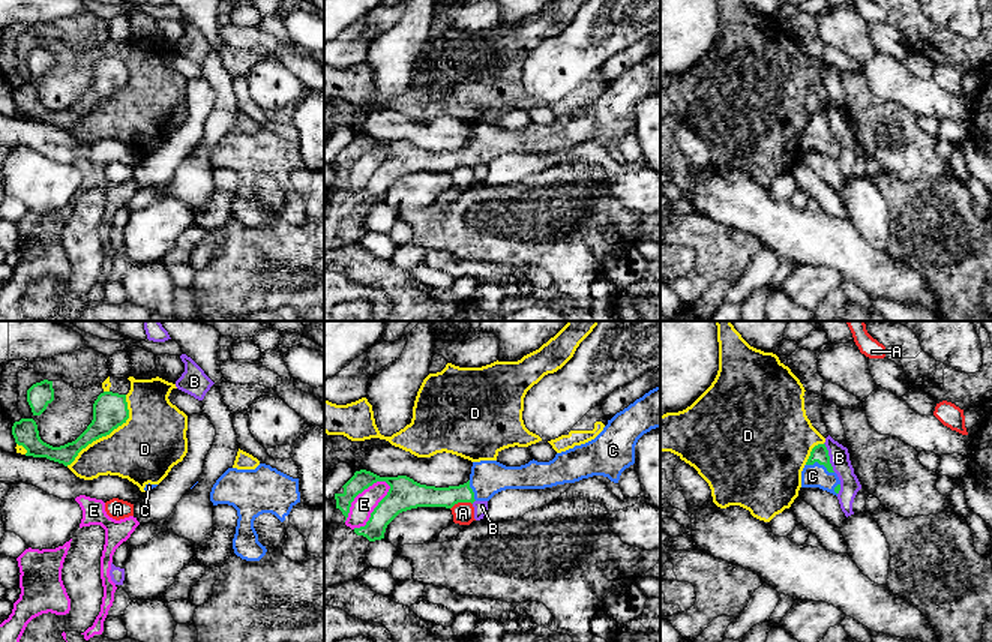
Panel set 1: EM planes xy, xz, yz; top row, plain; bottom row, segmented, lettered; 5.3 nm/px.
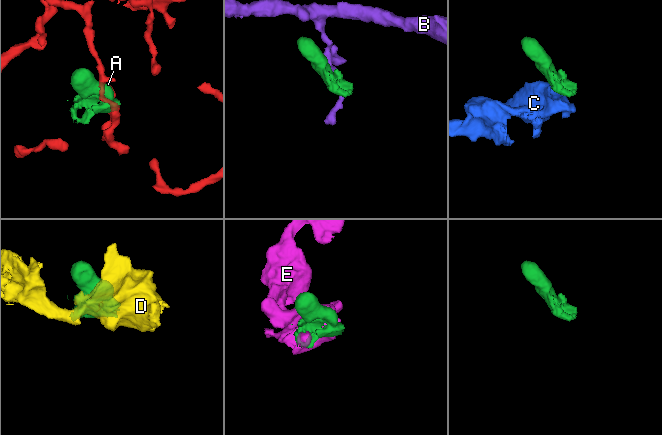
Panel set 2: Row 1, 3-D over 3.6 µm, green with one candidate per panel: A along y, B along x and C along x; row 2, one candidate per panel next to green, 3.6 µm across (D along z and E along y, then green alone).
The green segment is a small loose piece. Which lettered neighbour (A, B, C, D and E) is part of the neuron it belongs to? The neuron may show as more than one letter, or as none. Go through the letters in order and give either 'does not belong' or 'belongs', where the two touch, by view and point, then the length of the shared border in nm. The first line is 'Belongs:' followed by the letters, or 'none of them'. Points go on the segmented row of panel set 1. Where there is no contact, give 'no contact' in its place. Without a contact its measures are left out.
Belongs: C
A: does not belong; contact xz (461, 501); length 120 nm
B: does not belong; contact yz (829, 458); length 170 nm
C: belongs; contact yz (820, 464); length 160 nm
D: does not belong; contact xy (107, 434); length 500 nm
E: does not belong; contact xz (360, 492); length 320 nm

